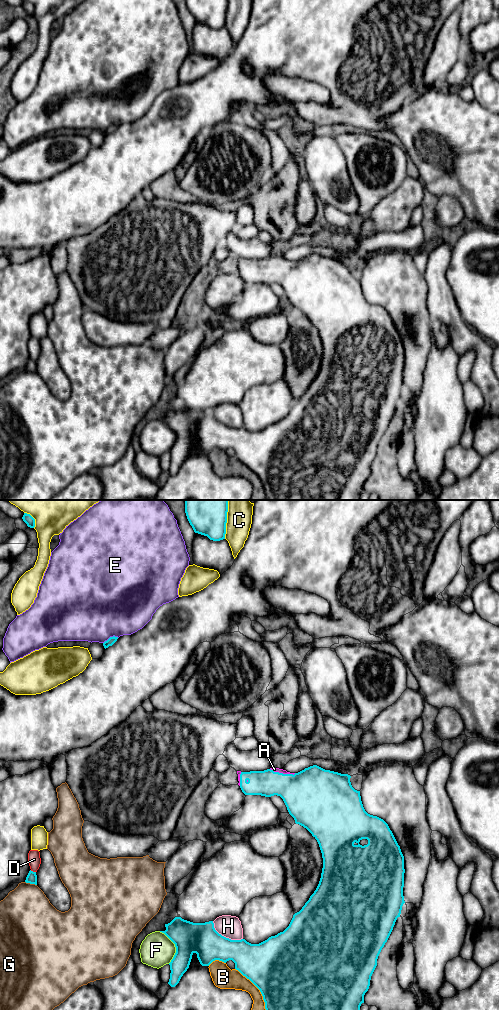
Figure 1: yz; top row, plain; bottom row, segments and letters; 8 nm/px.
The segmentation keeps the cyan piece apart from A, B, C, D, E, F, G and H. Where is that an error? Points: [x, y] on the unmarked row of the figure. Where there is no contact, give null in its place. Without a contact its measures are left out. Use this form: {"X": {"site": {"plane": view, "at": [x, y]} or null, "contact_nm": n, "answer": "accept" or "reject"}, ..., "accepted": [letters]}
{"A": {"site": {"plane": "yz", "at": [282, 261]}, "contact_nm": 220, "answer": "accept"}, "B": {"site": {"plane": "yz", "at": [257, 475]}, "contact_nm": 420, "answer": "reject"}, "C": {"site": {"plane": "yz", "at": [225, 13]}, "contact_nm": 220, "answer": "reject"}, "D": {"site": {"plane": "yz", "at": [32, 359]}, "contact_nm": 50, "answer": "reject"}, "E": {"site": {"plane": "yz", "at": [110, 125]}, "contact_nm": 140, "answer": "reject"}, "F": {"site": {"plane": "yz", "at": [175, 434]}, "contact_nm": 280, "answer": "reject"}, "G": {"site": {"plane": "yz", "at": [31, 371]}, "contact_nm": 100, "answer": "reject"}, "H": {"site": {"plane": "yz", "at": [225, 425]}, "contact_nm": 280, "answer": "reject"}, "accepted": ["A"]}

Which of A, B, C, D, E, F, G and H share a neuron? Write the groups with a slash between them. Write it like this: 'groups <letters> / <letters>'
groups A / B / C / D / E / F / G / H

